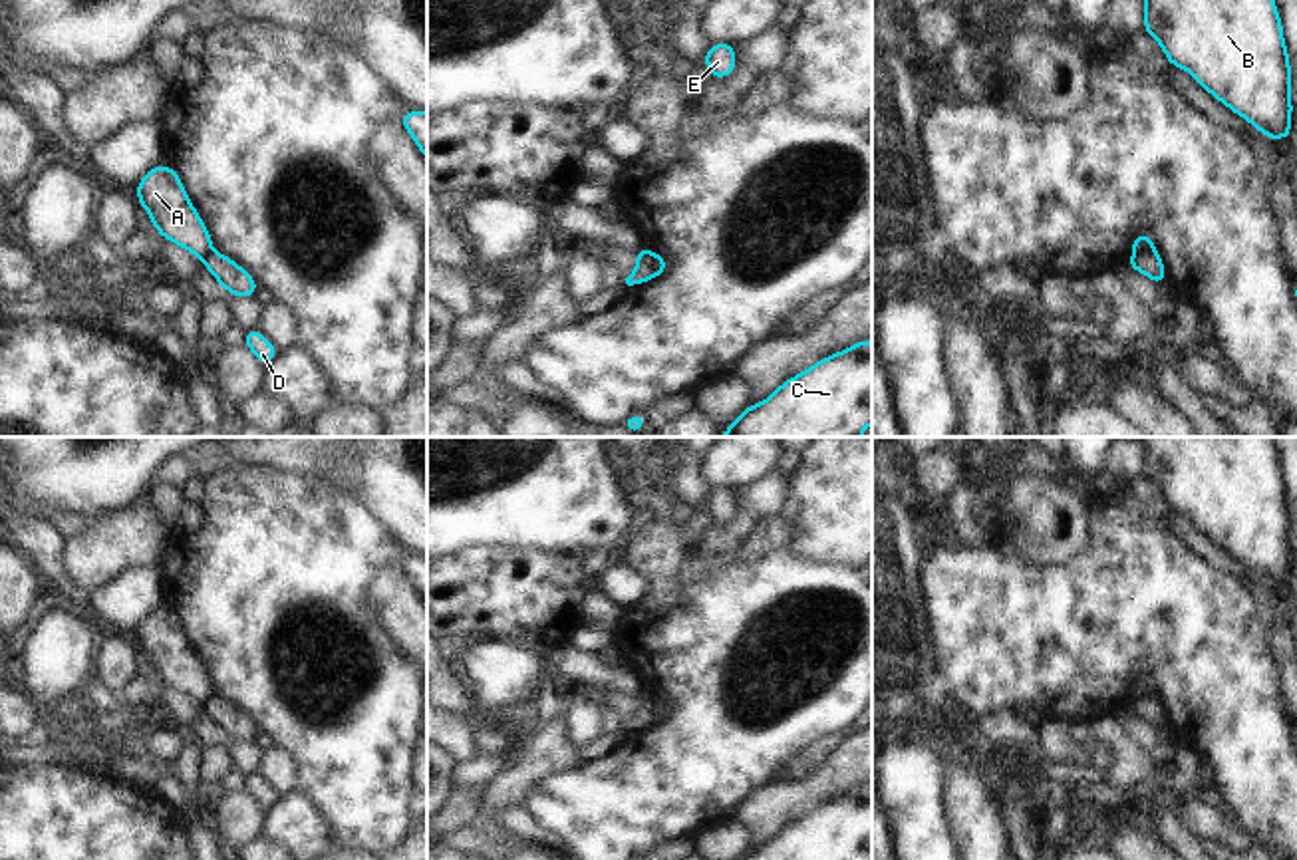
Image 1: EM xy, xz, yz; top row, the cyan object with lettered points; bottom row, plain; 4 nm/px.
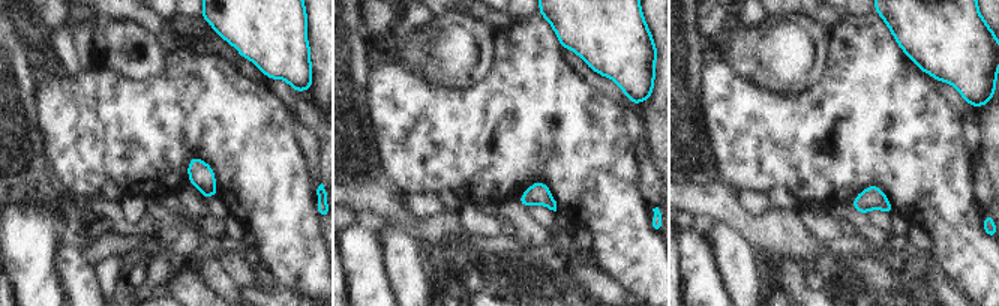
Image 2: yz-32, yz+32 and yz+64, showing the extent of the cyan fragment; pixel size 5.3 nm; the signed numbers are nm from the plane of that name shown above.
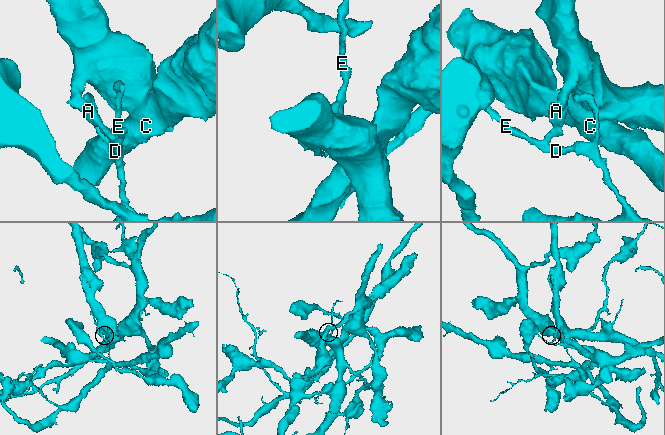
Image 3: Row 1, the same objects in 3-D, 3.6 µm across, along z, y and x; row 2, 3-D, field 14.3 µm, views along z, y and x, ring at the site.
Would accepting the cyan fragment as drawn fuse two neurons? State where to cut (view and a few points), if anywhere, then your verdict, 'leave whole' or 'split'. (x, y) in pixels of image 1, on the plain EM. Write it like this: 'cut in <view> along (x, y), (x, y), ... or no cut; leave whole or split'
cut in yz along (1156, 694), (1133, 700); split

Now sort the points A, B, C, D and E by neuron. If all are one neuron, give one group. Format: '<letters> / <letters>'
A B C / D E

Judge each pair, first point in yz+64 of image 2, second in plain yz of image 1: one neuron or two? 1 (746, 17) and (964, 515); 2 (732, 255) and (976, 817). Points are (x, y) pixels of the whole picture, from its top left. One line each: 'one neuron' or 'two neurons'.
1: one neuron
2: one neuron

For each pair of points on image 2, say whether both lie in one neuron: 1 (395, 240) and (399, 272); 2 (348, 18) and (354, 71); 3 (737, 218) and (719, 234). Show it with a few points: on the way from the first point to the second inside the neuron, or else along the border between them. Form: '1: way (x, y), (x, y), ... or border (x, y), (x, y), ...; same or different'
1: way (398, 248), (399, 264); same
2: way (348, 32), (348, 57); same
3: border (713, 221), (720, 221), (731, 227), (752, 248); different

